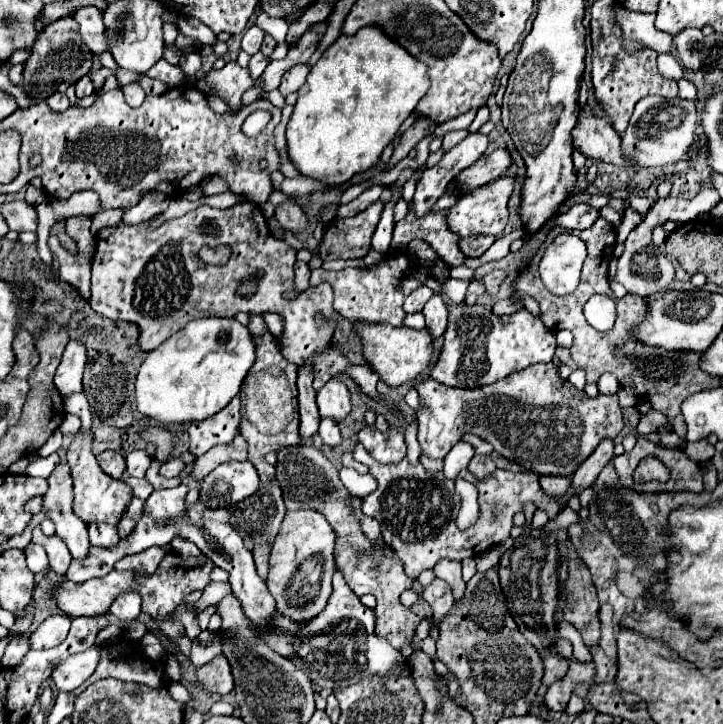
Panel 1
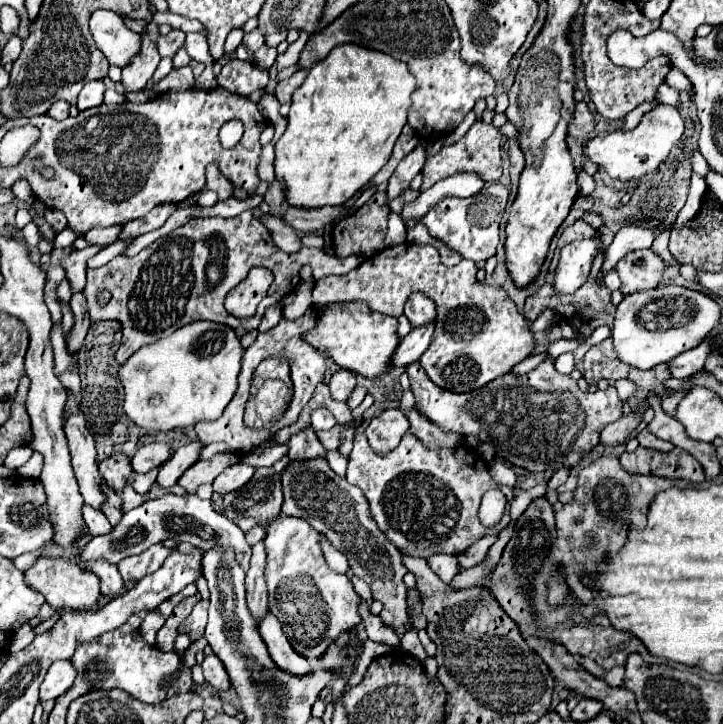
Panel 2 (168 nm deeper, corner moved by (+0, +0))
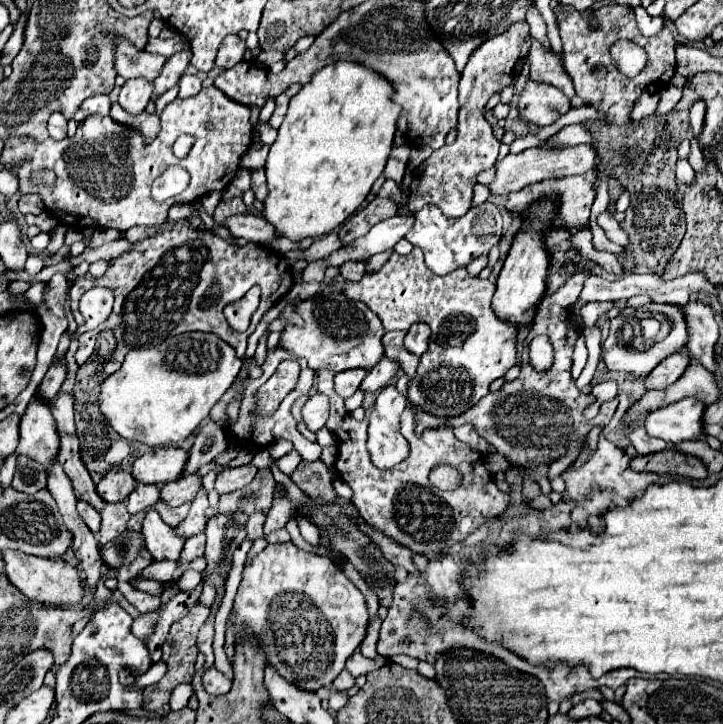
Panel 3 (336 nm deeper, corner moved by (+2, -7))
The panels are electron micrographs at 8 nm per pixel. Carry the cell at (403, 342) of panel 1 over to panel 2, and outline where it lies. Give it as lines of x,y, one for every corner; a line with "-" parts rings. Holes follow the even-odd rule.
343,302
319,308
317,326
307,334
307,340
315,348
323,348
341,368
365,378
379,378
391,370
391,356
401,336
397,334
397,318
373,312
363,302

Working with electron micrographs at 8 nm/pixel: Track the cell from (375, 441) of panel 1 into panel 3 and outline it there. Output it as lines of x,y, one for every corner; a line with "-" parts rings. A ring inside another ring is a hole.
387,385
377,395
369,417
367,451
379,469
391,469
409,457
409,443
399,431
399,415
405,405
405,397
393,385

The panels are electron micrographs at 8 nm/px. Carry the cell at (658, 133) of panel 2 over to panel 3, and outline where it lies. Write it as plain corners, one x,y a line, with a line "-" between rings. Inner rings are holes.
577,145
577,147
565,147
565,149
525,149
517,155
507,155
501,161
495,163
495,179
487,185
491,195
509,195
513,191
521,191
529,183
537,183
541,179
551,177
569,177
569,175
581,175
595,167
597,149
593,145

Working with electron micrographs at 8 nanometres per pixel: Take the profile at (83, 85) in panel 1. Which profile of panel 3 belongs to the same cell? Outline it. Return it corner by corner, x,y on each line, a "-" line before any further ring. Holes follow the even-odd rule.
95,95
93,99
85,99
85,103
79,107
79,111
75,113
75,121
81,123
85,117
93,115
93,113
99,113
99,115
109,115
109,107
111,107
111,101
107,95

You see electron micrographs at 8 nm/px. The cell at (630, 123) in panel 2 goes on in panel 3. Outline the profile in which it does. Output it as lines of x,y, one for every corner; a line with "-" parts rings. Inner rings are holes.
669,85
669,87
661,93
661,101
659,101
659,107
657,107
657,115
669,113
681,97
683,97
683,89
677,89
677,87

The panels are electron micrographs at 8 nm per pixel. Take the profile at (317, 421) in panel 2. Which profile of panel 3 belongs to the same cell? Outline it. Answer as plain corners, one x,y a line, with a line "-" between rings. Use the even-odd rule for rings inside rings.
311,393
307,403
303,405
303,421
315,433
325,427
329,419
329,399
323,393

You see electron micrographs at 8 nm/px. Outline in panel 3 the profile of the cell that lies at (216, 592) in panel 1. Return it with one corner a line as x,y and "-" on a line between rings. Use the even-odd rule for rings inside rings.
159,661
152,665
152,667
143,675
139,676
134,684
129,689
140,688
144,689
147,686
157,683
167,671
167,666
163,661

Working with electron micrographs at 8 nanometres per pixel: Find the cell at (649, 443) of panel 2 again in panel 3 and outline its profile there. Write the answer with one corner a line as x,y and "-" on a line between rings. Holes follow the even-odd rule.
637,427
631,435
629,435
633,447
637,449
637,455
649,455
649,453
657,453
667,449
667,443
663,439
649,437
647,431
643,427

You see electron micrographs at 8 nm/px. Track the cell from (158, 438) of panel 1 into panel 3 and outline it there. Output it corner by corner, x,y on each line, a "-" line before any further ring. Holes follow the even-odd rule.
137,485
133,489
133,493
127,499
127,511
131,515
143,511
145,507
149,507
149,503
157,503
159,501
159,487
155,485

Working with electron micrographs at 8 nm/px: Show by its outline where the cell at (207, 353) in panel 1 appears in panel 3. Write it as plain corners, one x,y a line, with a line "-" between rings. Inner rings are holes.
181,333
169,337
151,349
133,349
125,355
125,361
119,371
109,375
99,389
99,409
109,421
109,425
129,441
139,441
149,447
165,447
179,441
185,441
199,425
207,419
211,407
221,399
221,395
233,385
237,373
241,371
241,361
235,357
229,343
217,339
213,333

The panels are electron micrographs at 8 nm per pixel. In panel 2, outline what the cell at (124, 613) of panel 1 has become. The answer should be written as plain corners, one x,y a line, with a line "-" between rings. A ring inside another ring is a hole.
91,562
91,564
87,564
87,568
101,578
101,594
103,596
109,596
113,600
113,598
119,598
119,596
123,596
127,592
125,580
121,578
115,564

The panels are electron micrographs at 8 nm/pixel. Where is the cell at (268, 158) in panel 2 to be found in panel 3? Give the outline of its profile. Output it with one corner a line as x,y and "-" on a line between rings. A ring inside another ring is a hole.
239,169
237,171
237,175
235,175
235,179
231,181
239,191
247,191
249,187
251,187
251,183
249,183
249,169

